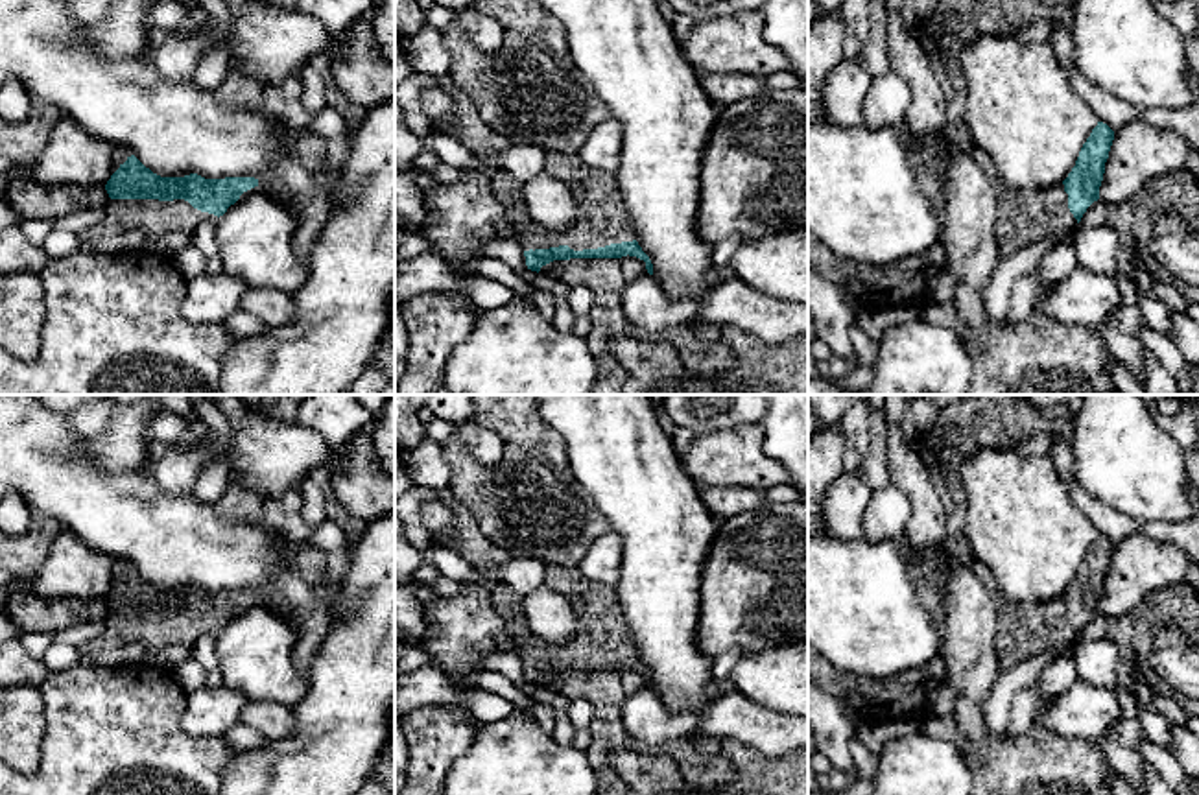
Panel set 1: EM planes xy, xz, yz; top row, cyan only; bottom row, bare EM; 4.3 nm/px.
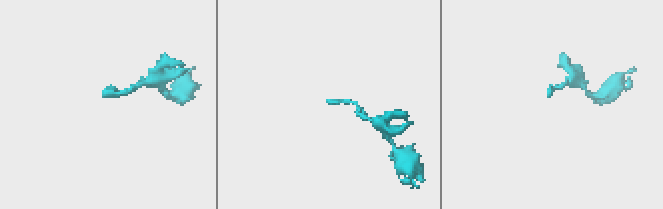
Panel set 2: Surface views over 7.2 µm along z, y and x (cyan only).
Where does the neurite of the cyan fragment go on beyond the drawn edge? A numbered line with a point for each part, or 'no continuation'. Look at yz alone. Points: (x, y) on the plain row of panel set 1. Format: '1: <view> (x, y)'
1: yz (1024, 629)

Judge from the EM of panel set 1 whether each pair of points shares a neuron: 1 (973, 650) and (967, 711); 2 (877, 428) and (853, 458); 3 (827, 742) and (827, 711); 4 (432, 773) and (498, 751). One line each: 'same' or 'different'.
1: same
2: different
3: same
4: different

